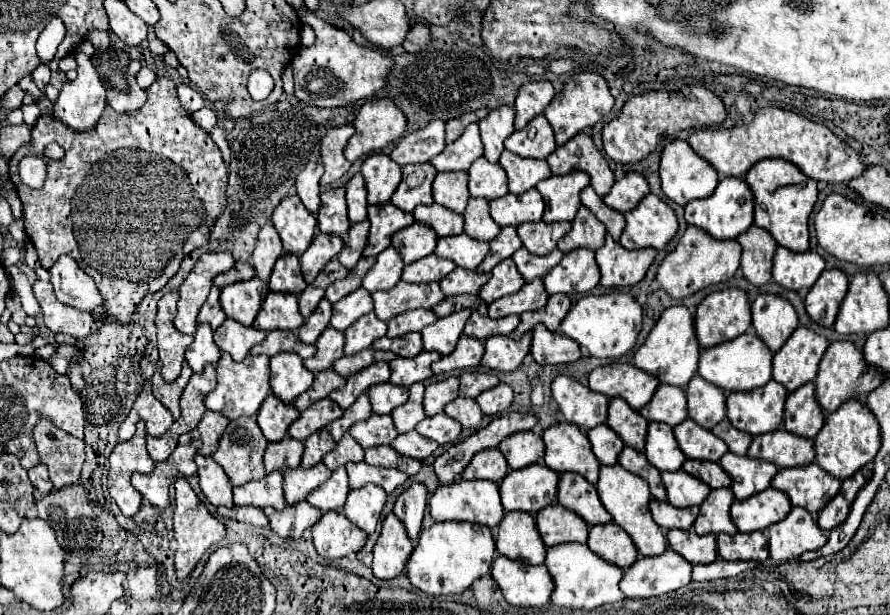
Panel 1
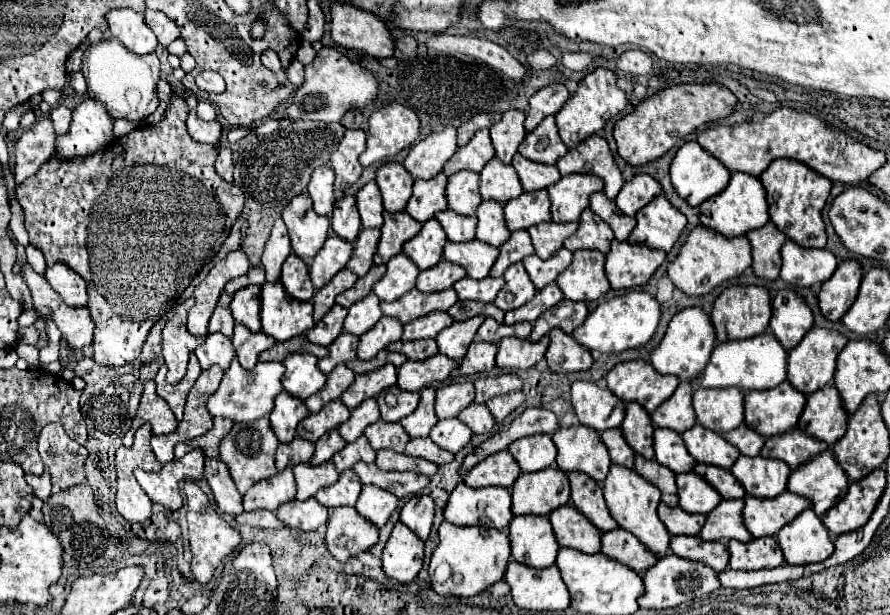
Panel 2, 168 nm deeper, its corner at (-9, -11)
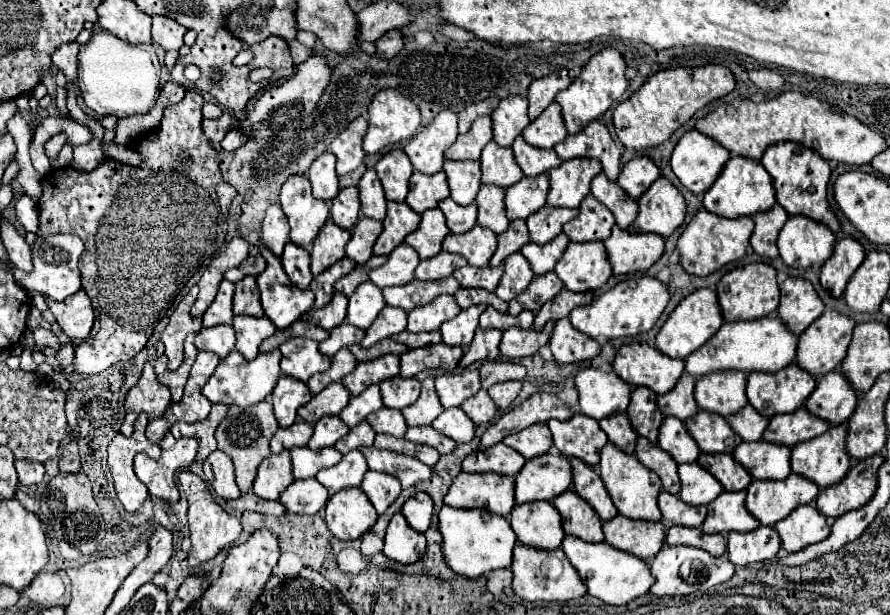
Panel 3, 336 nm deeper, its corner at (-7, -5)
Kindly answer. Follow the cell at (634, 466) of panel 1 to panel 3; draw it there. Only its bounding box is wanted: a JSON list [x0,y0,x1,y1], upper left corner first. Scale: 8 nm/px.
[636,438,680,494]

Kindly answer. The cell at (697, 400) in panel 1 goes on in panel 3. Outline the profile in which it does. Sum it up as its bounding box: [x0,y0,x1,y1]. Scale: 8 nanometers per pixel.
[694,370,748,418]

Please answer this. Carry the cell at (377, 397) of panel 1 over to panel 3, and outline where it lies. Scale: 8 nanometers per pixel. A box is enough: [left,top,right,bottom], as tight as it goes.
[380,378,420,410]

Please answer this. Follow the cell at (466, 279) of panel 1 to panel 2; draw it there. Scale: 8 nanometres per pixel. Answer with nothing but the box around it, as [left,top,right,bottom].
[454,278,504,302]

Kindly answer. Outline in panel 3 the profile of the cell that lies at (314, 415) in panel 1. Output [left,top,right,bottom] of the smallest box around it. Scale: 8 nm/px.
[298,382,350,424]

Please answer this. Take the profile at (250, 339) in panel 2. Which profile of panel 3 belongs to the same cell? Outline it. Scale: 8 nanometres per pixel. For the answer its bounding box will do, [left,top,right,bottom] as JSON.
[234,316,276,360]

